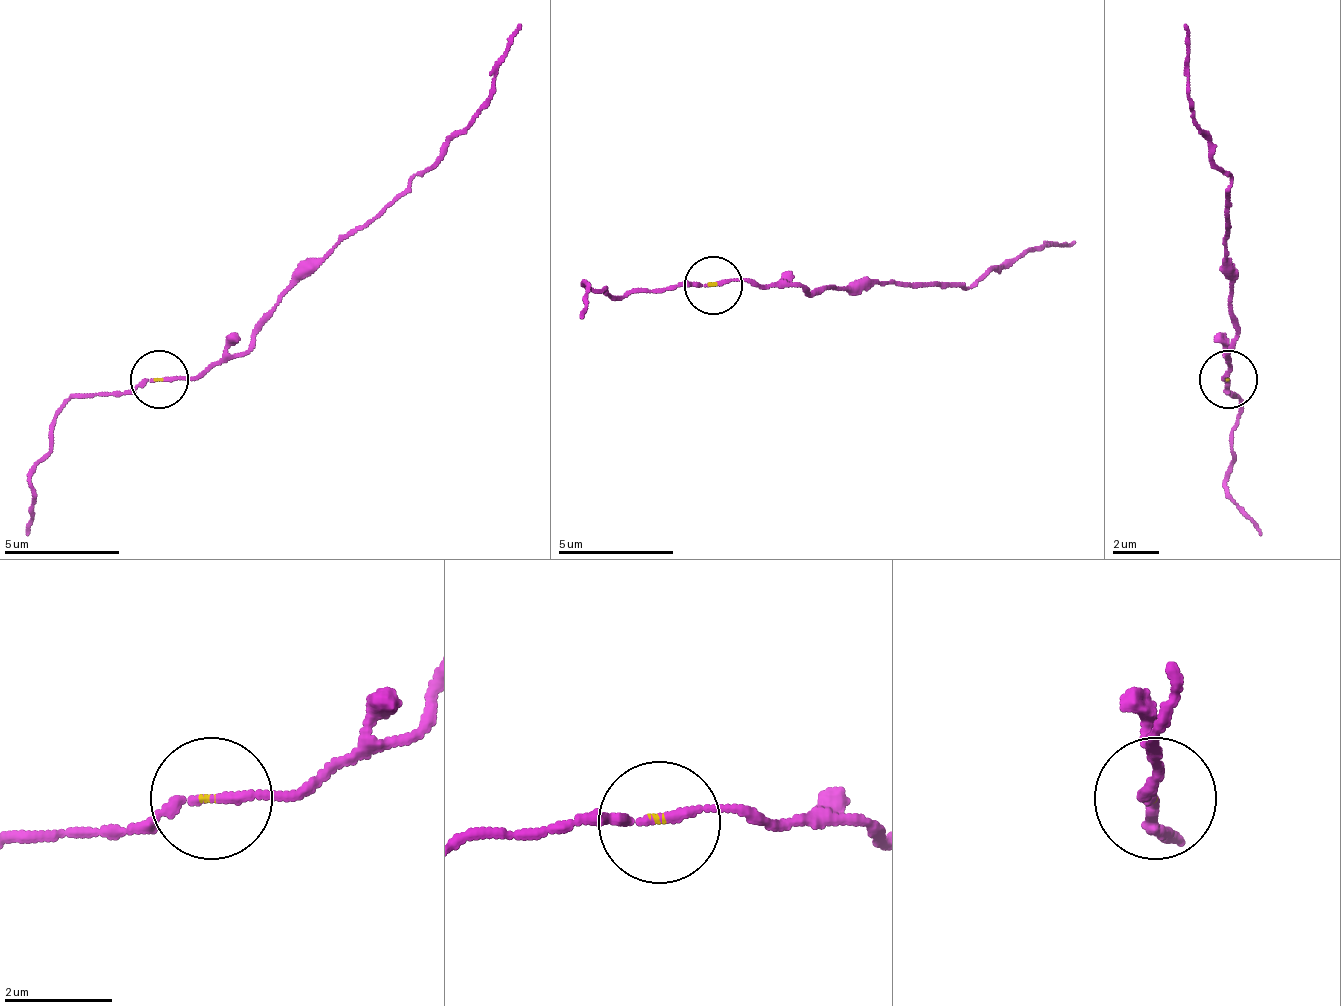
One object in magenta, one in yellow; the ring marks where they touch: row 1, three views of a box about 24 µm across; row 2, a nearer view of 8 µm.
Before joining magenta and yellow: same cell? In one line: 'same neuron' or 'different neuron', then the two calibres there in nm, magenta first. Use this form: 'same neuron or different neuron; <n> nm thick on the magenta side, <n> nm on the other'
different neuron; 160 nm thick on the magenta side, 70 nm on the other

